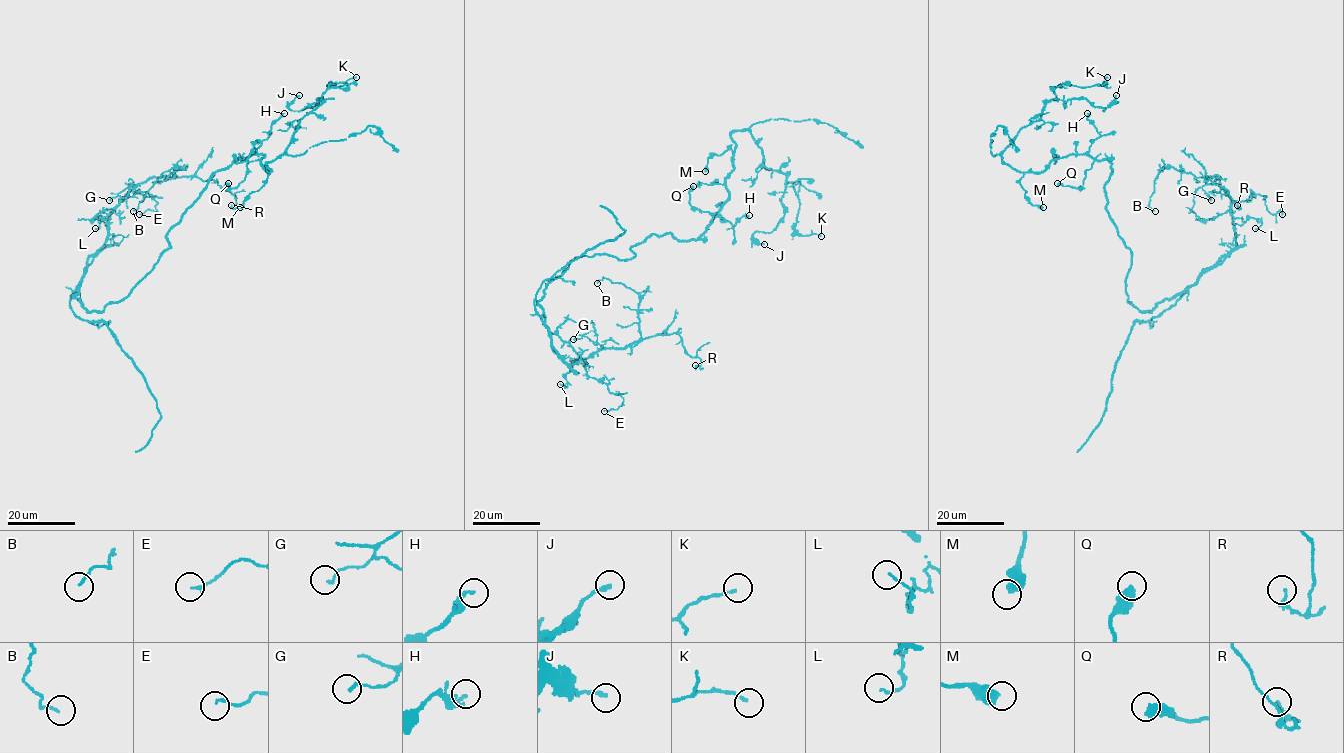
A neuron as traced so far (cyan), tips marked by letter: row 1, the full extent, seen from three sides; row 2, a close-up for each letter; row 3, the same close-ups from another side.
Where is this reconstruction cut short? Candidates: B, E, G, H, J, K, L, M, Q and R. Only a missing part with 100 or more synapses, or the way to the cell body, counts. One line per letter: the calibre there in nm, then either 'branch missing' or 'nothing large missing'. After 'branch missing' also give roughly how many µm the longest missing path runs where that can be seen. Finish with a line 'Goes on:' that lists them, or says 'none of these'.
B: 110 nm thick; nothing large missing
E: 160 nm thick; nothing large missing
G: 120 nm thick; nothing large missing
H: 200 nm thick; nothing large missing
J: 200 nm thick; nothing large missing
K: 130 nm thick; nothing large missing
L: 110 nm thick; nothing large missing
M: 500 nm thick; nothing large missing
Q: 550 nm thick; nothing large missing
R: 90 nm thick; nothing large missing
Goes on: none of these

